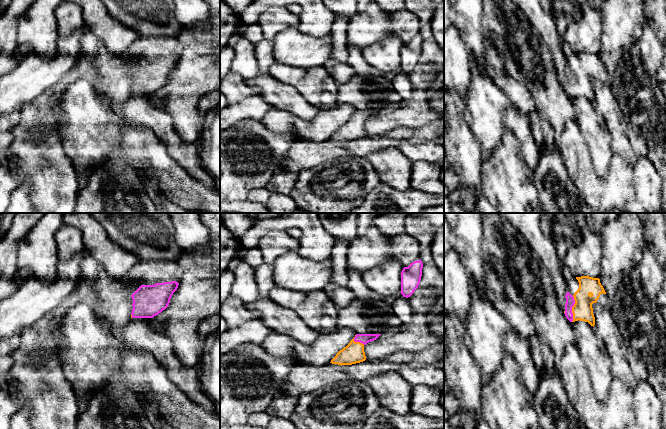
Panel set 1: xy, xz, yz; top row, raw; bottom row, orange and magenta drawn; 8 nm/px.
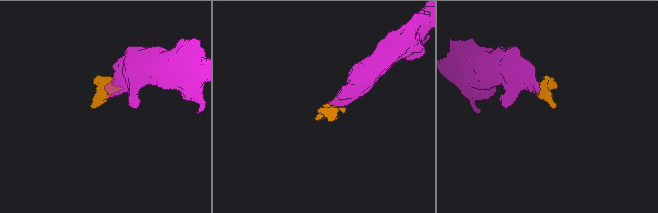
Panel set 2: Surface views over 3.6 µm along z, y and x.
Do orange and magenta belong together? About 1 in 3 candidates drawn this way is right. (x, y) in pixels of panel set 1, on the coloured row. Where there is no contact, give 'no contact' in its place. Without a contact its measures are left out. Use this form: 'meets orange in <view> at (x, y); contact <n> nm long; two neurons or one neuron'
meets orange in yz at (572, 309); contact 200 nm long; one neuron

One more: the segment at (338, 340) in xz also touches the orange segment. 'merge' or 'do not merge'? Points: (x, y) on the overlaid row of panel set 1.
do not merge

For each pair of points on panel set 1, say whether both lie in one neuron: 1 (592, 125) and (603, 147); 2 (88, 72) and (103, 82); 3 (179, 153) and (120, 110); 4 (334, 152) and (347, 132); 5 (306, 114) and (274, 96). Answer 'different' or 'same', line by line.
1: same
2: same
3: same
4: same
5: same

